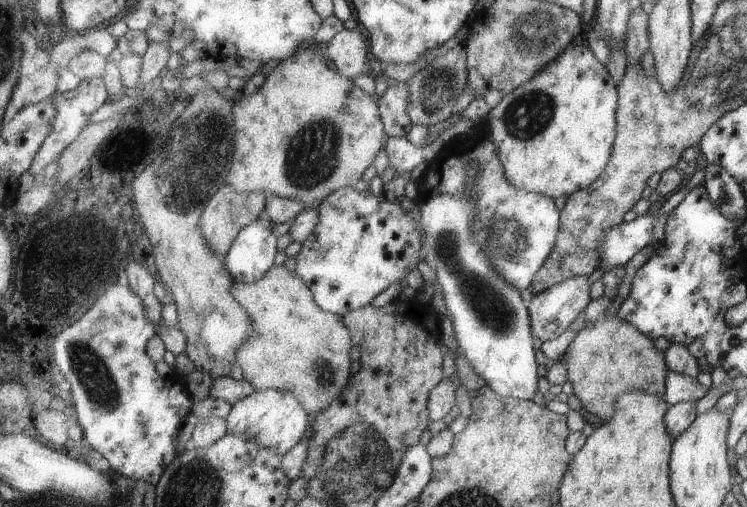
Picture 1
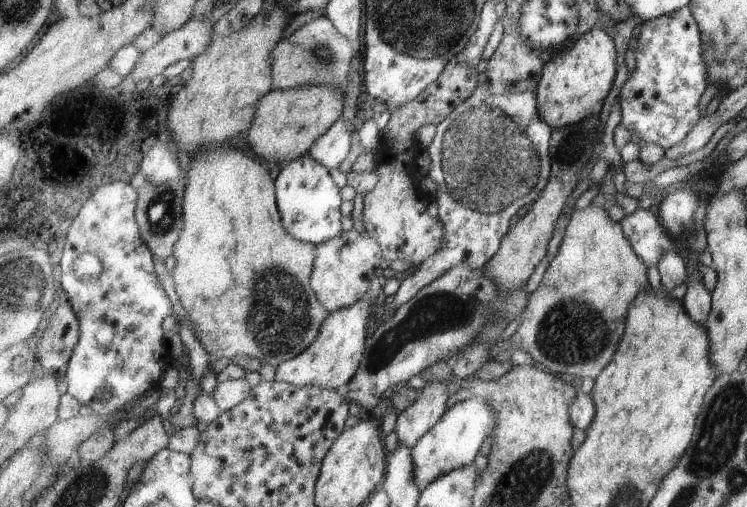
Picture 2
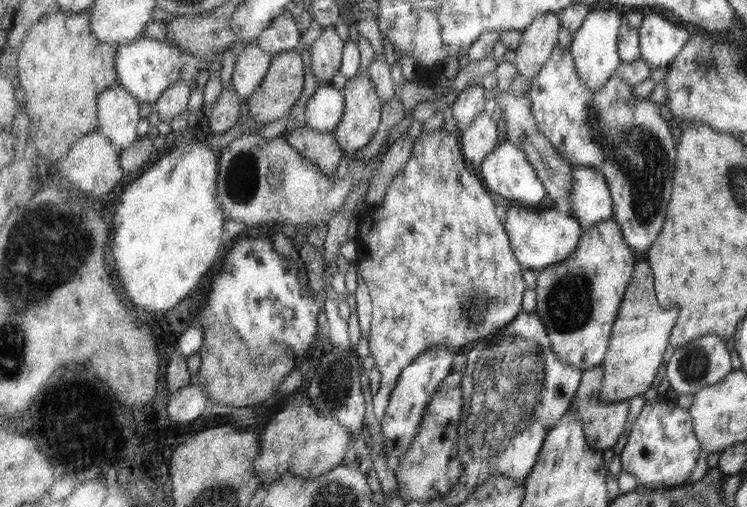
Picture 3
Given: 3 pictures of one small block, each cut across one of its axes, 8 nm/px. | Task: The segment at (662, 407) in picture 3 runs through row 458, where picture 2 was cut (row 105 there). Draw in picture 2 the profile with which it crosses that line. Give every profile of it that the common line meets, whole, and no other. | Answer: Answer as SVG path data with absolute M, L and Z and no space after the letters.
M684 6L677 12L645 22L641 25L637 39L635 68L619 96L622 104L622 125L629 131L637 132L643 143L657 143L669 150L683 142L703 116L699 100L709 88L709 81L708 67L704 62L702 34L692 10Z

